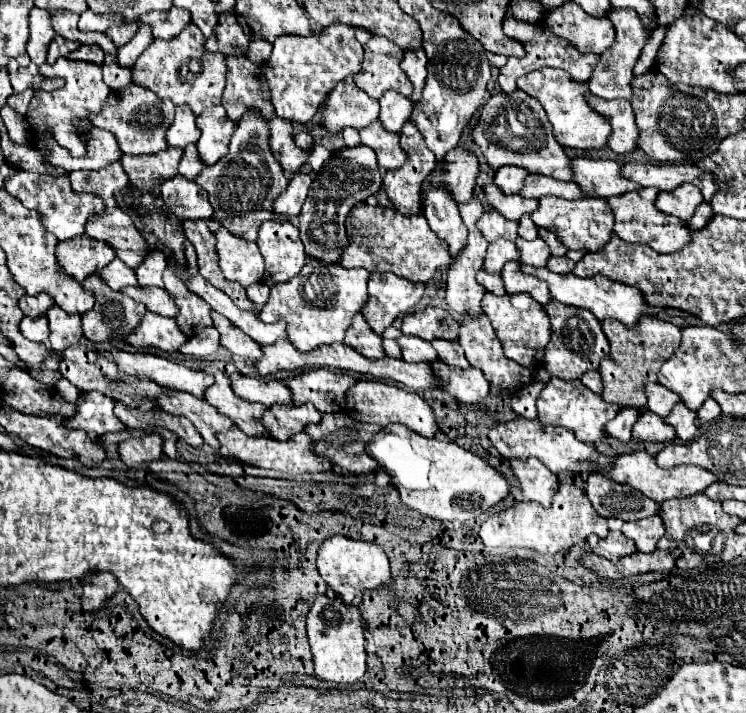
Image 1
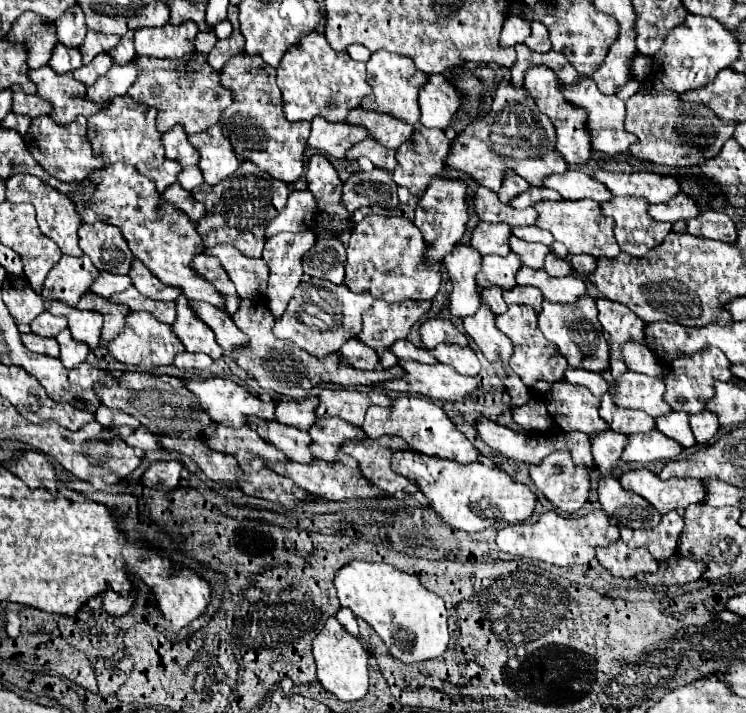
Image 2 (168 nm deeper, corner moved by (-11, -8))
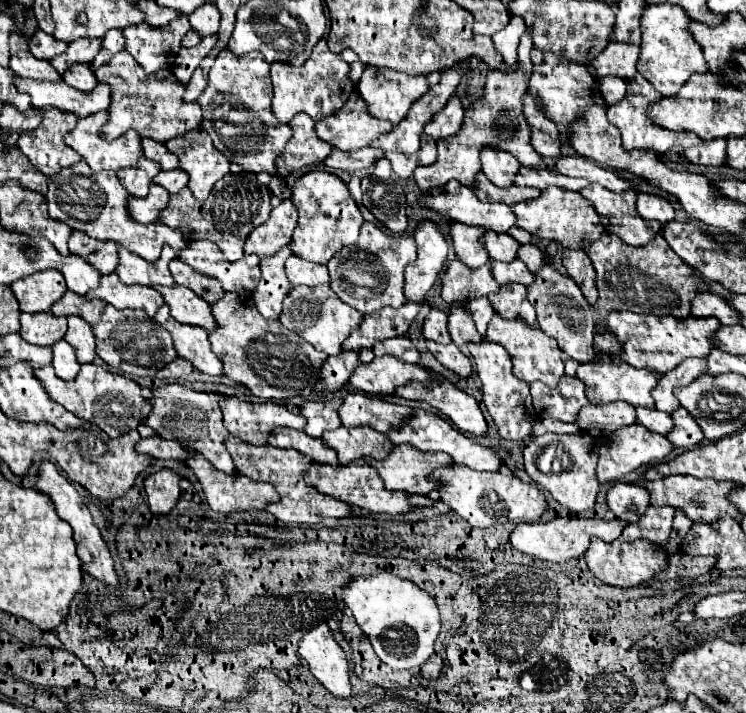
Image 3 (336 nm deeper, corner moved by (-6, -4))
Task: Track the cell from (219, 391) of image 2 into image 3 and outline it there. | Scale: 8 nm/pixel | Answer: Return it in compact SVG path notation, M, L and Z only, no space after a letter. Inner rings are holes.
M222 396L220 404L224 412L224 426L232 436L244 440L246 444L266 446L270 432L280 426L296 430L306 428L304 416L296 410L290 410L282 402L250 404L242 402L240 398Z

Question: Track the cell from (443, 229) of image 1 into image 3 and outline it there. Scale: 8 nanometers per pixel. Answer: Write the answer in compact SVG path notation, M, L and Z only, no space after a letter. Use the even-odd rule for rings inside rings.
M464 306L450 308L450 322L448 322L448 332L452 342L462 348L466 344L480 344L482 336L476 332L474 322L470 320L470 314L464 310Z

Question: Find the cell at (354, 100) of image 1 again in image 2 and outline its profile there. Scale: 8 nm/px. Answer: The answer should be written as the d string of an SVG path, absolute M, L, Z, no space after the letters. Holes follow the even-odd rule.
M317 116L311 122L311 136L307 140L307 148L321 154L331 154L335 158L345 158L345 152L349 152L357 142L365 140L367 136L369 132L363 126L333 124Z

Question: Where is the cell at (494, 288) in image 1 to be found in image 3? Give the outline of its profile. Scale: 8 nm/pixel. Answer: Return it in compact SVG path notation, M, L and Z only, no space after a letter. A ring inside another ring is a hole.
M478 298L478 300L470 300L470 304L466 304L466 310L472 312L472 320L474 320L474 326L478 330L478 334L486 334L486 328L488 328L488 322L492 320L494 316L494 310L490 308L490 302L488 298Z

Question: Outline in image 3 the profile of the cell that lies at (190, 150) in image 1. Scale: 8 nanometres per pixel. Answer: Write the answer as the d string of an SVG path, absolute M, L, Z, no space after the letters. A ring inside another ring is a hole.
M176 168L176 170L170 170L170 172L158 172L158 176L154 176L154 184L160 184L170 194L176 194L188 184L188 180L186 180L186 172Z

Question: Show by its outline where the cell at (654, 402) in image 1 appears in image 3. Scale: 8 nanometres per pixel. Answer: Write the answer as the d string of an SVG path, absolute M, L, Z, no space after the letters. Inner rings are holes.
M596 356L588 364L580 364L576 370L576 378L584 382L586 386L586 398L590 404L608 404L608 402L628 402L632 406L644 406L654 408L654 398L650 390L656 384L656 376L652 372L642 372L636 368L630 368L628 364L620 362L616 356Z

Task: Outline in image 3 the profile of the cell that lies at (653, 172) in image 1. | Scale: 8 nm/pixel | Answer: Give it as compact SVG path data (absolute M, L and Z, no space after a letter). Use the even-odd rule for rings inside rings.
M580 156L560 158L560 160L556 160L556 164L552 168L556 168L558 174L574 176L574 178L586 178L588 182L600 184L600 186L604 186L608 190L614 190L614 192L624 192L624 190L634 186L632 182L628 182L624 178L618 178L614 172L604 170L598 164L594 164L592 160L586 160L586 158L580 158Z

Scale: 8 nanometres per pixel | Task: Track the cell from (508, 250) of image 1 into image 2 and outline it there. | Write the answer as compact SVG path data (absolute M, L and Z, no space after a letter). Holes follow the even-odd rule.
M511 252L505 258L501 258L501 256L483 256L481 272L477 274L477 284L481 288L487 288L491 284L501 286L503 290L513 288L517 284L515 276L517 276L519 268L521 268L521 258L515 252Z

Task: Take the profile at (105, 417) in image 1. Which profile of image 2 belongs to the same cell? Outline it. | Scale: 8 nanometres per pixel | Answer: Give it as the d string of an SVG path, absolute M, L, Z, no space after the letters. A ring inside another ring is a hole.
M139 426L137 428L137 432L133 432L131 436L127 436L125 438L125 442L127 444L131 444L135 450L155 450L155 448L159 448L159 442L155 440L155 434L151 434L147 428L143 428L143 426Z

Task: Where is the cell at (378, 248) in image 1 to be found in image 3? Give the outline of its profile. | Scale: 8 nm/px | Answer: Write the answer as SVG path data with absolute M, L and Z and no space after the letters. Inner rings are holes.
M364 222L360 228L358 242L354 246L344 248L328 262L330 272L330 288L336 296L356 308L362 314L374 314L384 306L400 308L406 302L402 292L404 288L404 268L416 260L416 248L412 236L392 236L370 222Z

